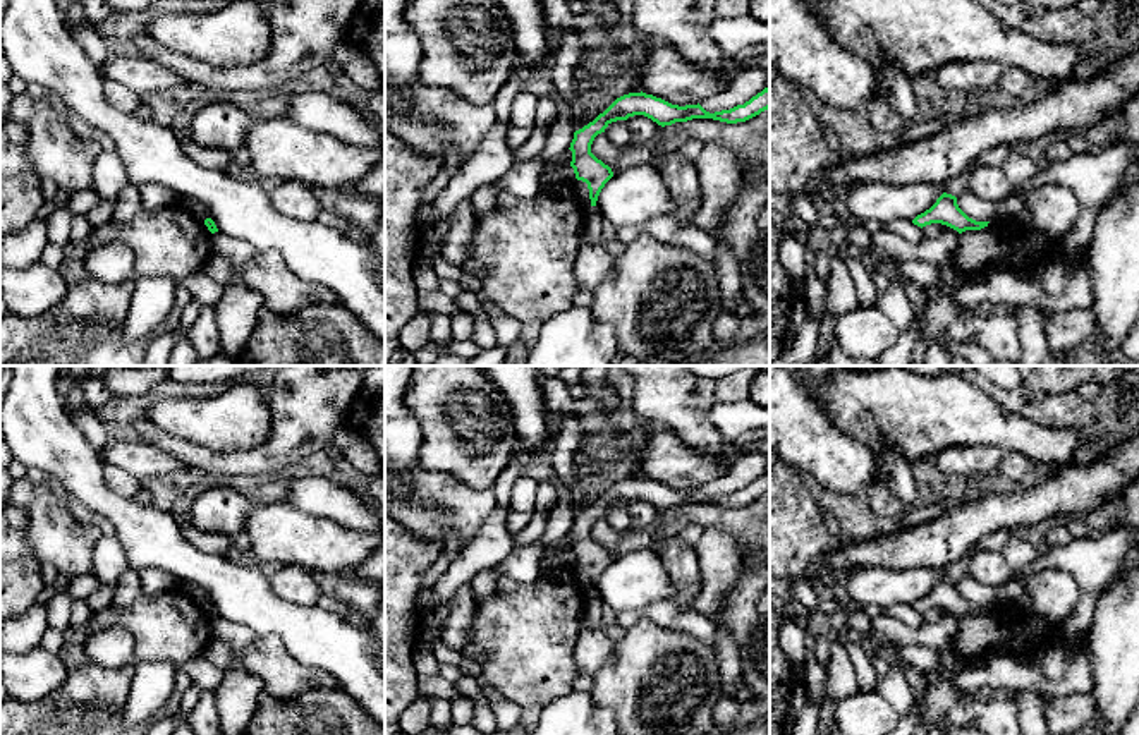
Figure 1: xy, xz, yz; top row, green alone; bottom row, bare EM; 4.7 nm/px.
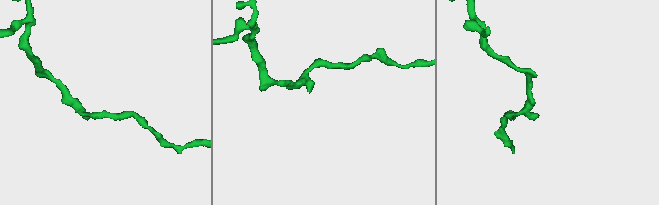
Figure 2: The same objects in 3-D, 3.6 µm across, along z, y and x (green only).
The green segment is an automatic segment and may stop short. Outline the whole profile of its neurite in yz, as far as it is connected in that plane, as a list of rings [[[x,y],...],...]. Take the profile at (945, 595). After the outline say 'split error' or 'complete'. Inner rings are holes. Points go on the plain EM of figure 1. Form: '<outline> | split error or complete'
[[[943,577],[936,587],[926,594],[924,598],[917,599],[912,604],[914,610],[917,611],[926,611],[931,608],[941,608],[947,610],[959,618],[965,615],[981,615],[988,611],[990,606],[976,606],[969,603],[957,589],[957,582],[952,579]]] | complete

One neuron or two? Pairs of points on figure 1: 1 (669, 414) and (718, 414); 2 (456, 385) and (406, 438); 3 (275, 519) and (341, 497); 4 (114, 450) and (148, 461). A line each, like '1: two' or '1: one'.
1: two
2: two
3: two
4: one

